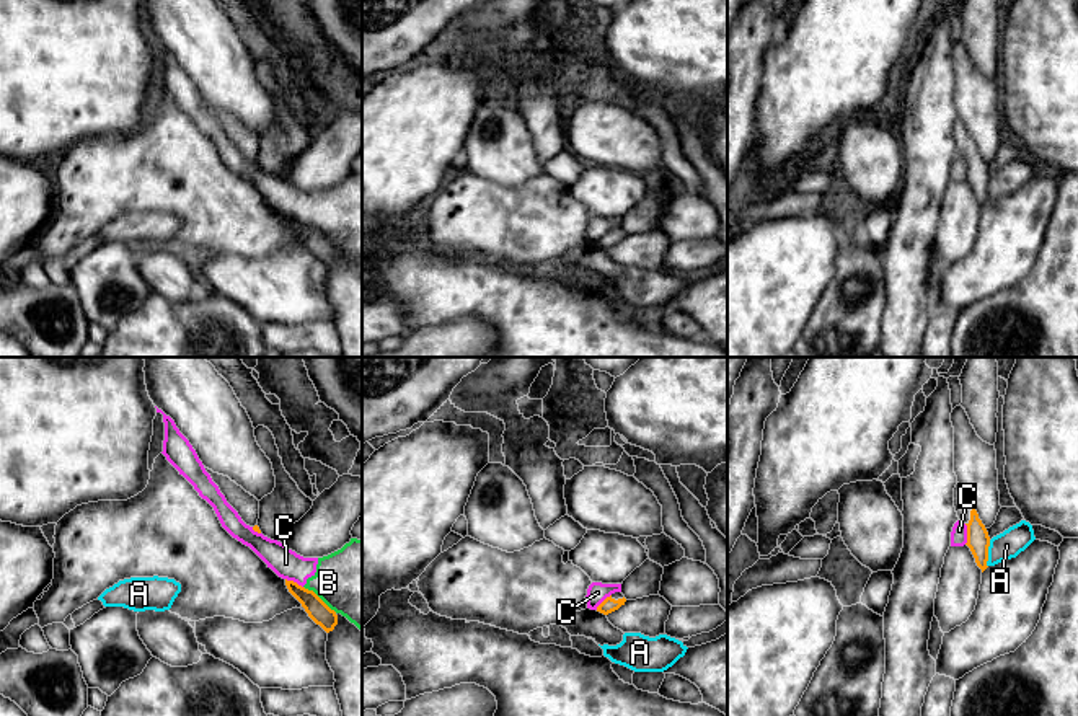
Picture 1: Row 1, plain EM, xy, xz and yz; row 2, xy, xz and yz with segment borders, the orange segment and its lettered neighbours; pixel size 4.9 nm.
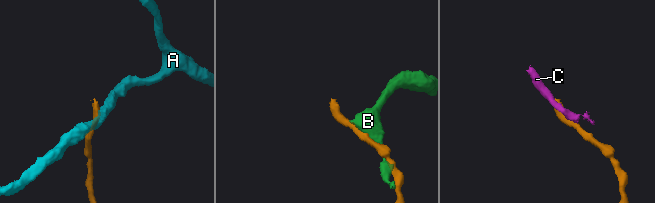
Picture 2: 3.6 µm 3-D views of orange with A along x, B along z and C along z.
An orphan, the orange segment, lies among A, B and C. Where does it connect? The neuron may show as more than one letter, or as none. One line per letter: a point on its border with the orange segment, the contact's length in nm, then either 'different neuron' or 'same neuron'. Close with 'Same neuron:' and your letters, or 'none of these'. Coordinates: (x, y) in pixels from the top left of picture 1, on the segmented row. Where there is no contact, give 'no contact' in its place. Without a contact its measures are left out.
A: yz (987, 553) | 140 nm | different neuron
B: xy (318, 597) | 220 nm | different neuron
C: yz (967, 534) | 100 nm | different neuron
Same neuron: none of these

